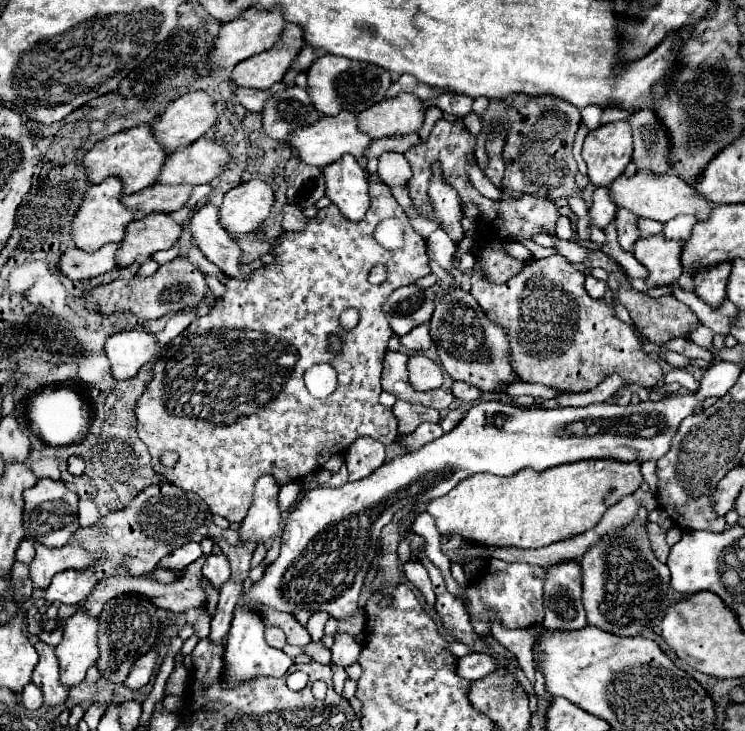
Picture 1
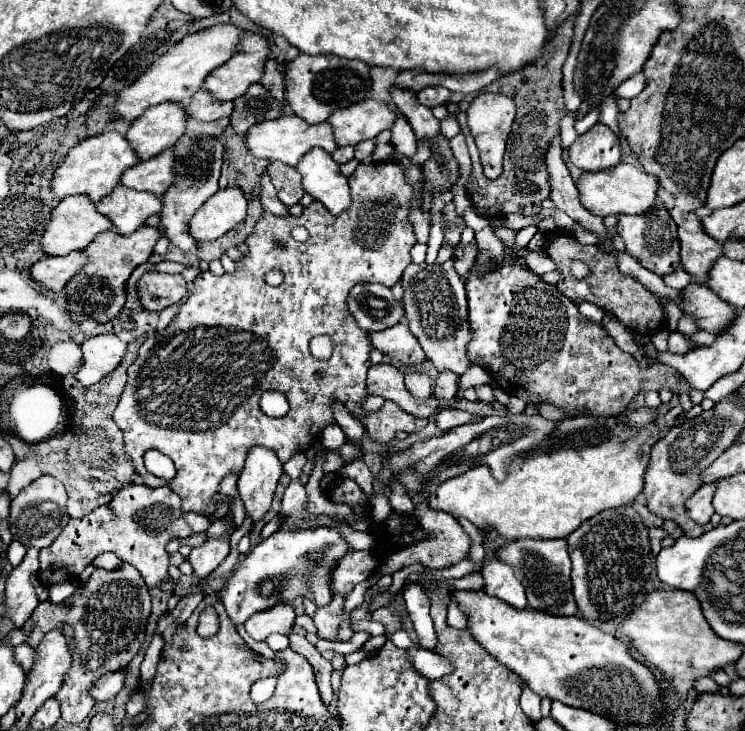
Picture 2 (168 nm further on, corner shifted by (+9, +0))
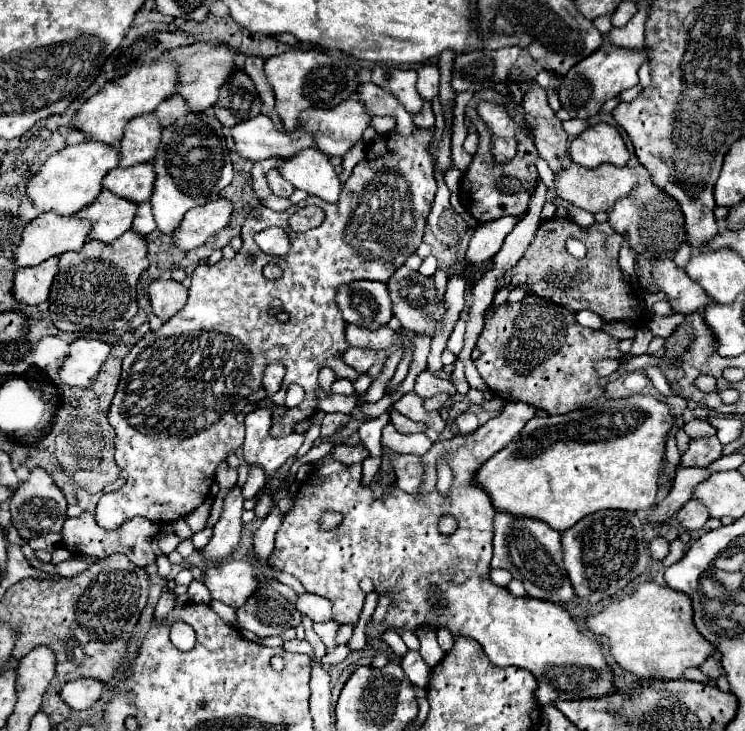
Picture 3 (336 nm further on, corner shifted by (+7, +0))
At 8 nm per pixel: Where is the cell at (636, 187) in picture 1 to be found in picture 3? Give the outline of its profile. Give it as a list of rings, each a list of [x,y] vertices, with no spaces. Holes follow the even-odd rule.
[[[571,163],[567,169],[555,173],[557,195],[589,213],[597,213],[597,211],[611,213],[613,203],[617,199],[629,195],[629,191],[635,185],[637,185],[637,175],[633,175],[633,171],[629,167],[611,167],[611,163],[603,163],[603,167],[595,167],[595,169],[585,169],[581,165]]]

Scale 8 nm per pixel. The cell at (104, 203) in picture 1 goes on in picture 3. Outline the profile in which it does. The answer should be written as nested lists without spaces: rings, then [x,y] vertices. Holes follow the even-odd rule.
[[[41,213],[31,223],[27,223],[27,227],[23,227],[21,243],[13,253],[13,263],[17,267],[33,267],[49,257],[59,257],[61,253],[67,251],[79,251],[87,241],[89,231],[91,231],[91,223],[85,219],[77,219],[75,215],[61,217],[55,213]]]

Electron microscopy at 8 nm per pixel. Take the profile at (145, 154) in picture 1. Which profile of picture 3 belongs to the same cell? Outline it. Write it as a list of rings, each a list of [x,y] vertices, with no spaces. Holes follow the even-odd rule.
[[[85,141],[73,147],[65,147],[51,155],[39,171],[27,181],[25,191],[31,203],[39,213],[55,211],[57,215],[75,215],[79,209],[87,207],[95,201],[101,191],[103,177],[117,167],[119,163],[119,147],[109,147],[97,141]]]

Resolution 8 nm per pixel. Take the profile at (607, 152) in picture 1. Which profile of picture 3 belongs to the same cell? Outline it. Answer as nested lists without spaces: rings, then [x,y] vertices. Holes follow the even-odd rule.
[[[597,123],[585,129],[569,149],[571,161],[587,169],[599,167],[601,163],[611,163],[625,167],[629,161],[629,151],[621,133],[609,123]]]

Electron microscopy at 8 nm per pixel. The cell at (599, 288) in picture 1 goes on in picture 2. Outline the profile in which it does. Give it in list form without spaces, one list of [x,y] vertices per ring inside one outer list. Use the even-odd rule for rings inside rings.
[[[583,301],[583,303],[579,303],[577,307],[579,307],[579,311],[581,311],[587,319],[591,319],[591,321],[595,321],[595,323],[601,323],[601,317],[605,315],[605,311],[601,311],[601,307],[597,307],[595,303],[589,303],[589,301]]]

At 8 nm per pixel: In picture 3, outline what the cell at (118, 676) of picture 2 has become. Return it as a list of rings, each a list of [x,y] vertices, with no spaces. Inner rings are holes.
[[[75,679],[75,681],[69,681],[65,683],[65,687],[61,689],[61,699],[63,703],[67,703],[71,709],[87,709],[91,707],[101,691],[105,689],[105,683],[103,681],[97,681],[97,679]]]

